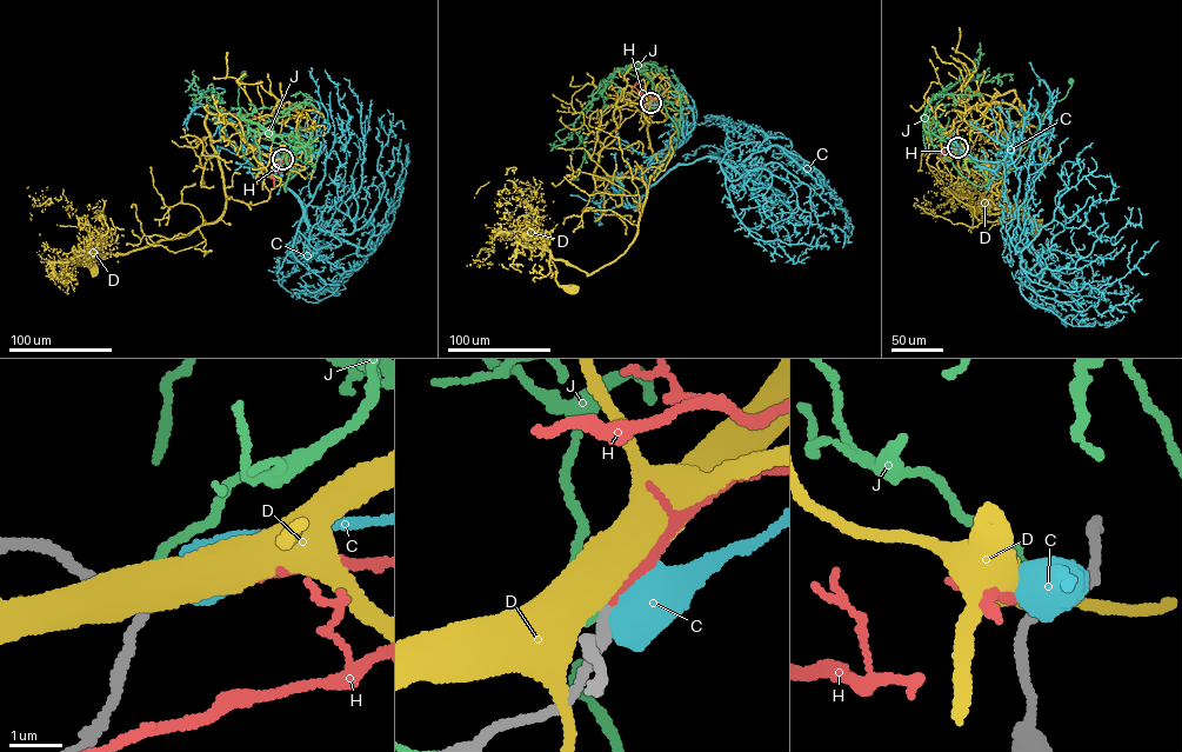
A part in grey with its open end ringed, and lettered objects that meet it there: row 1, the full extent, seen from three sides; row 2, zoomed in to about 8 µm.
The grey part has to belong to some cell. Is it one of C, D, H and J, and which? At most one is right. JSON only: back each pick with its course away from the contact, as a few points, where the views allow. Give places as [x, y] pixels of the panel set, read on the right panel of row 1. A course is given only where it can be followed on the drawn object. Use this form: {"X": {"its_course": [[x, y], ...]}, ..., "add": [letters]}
{"H": {"its_course": [[957, 147], [930, 153], [927, 158], [928, 166]]}, "add": ["H"]}

